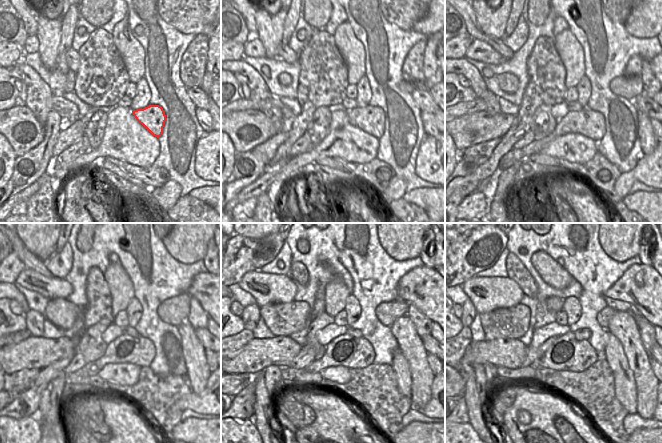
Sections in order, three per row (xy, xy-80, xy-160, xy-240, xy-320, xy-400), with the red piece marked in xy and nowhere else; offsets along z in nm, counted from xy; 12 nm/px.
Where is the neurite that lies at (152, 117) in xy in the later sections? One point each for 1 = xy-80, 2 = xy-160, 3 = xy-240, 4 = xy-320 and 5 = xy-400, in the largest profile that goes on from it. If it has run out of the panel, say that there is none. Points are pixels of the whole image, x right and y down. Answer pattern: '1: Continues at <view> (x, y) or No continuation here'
1: Continues at xy-80 (370, 119)
2: Continues at xy-160 (590, 123)
3: Continues at xy-240 (140, 351)
4: Continues at xy-320 (354, 353)
5: Continues at xy-400 (566, 353).

